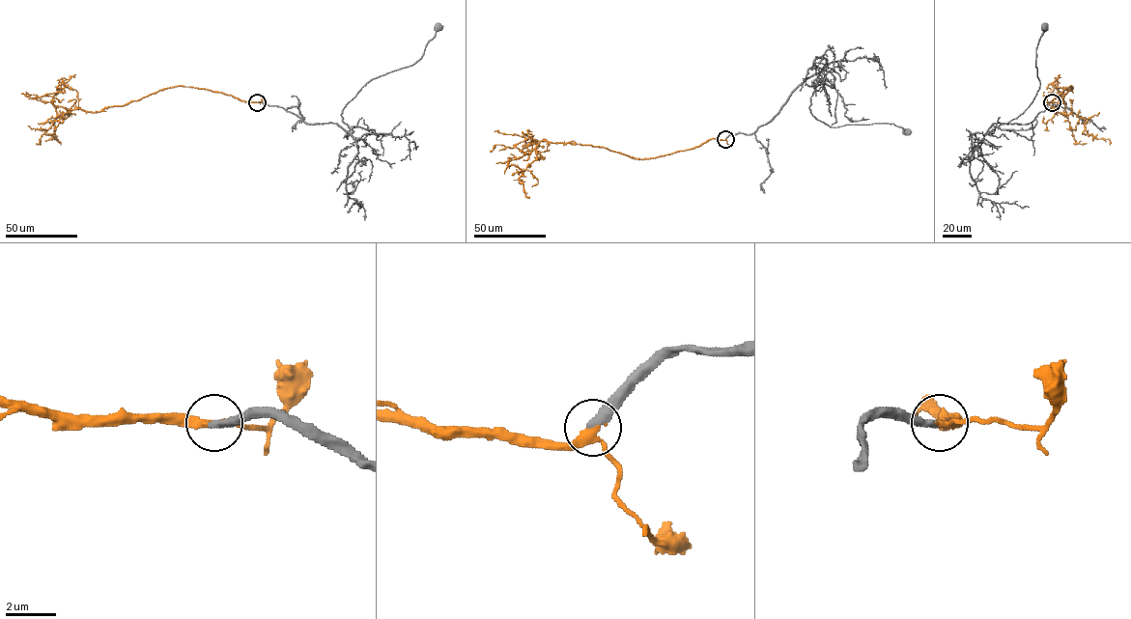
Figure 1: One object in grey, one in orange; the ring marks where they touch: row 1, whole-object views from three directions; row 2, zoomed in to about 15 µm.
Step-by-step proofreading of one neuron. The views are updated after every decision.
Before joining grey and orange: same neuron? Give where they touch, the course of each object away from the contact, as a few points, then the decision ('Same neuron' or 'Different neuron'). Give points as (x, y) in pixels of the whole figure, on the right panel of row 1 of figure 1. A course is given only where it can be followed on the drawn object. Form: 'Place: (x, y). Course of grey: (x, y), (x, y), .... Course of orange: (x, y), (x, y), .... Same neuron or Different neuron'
Place: (1052, 102). Course of grey: (1052, 102), (1032, 122), (994, 123), (987, 132), (1017, 118), (1035, 96), (1040, 82), (1036, 48), (1045, 27). Course of orange: (1052, 102), (1071, 86), (1056, 112), (1054, 109), (1075, 113), (1084, 120), (1088, 134), (1108, 138), (1109, 144). Same neuron

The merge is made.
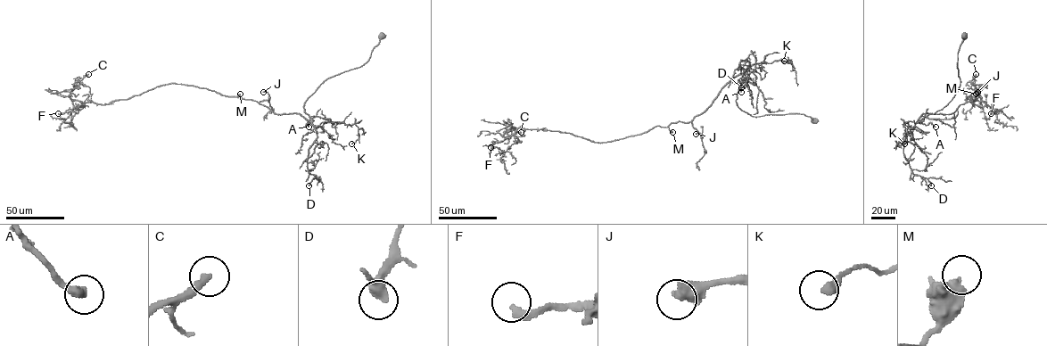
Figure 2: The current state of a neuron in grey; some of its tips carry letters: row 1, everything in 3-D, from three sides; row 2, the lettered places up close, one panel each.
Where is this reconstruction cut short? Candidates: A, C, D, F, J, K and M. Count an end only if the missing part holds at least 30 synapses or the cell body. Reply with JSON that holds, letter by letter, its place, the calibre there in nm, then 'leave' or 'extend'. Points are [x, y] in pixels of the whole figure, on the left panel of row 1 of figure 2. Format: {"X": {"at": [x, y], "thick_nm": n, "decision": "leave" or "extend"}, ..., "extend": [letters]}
{"A": {"at": [309, 127], "thick_nm": 360, "decision": "leave"}, "C": {"at": [88, 74], "thick_nm": 240, "decision": "leave"}, "D": {"at": [309, 185], "thick_nm": 320, "decision": "leave"}, "F": {"at": [58, 113], "thick_nm": 280, "decision": "leave"}, "J": {"at": [263, 92], "thick_nm": 500, "decision": "extend"}, "K": {"at": [351, 144], "thick_nm": 320, "decision": "leave"}, "M": {"at": [240, 94], "thick_nm": 360, "decision": "leave"}, "extend": ["J"]}

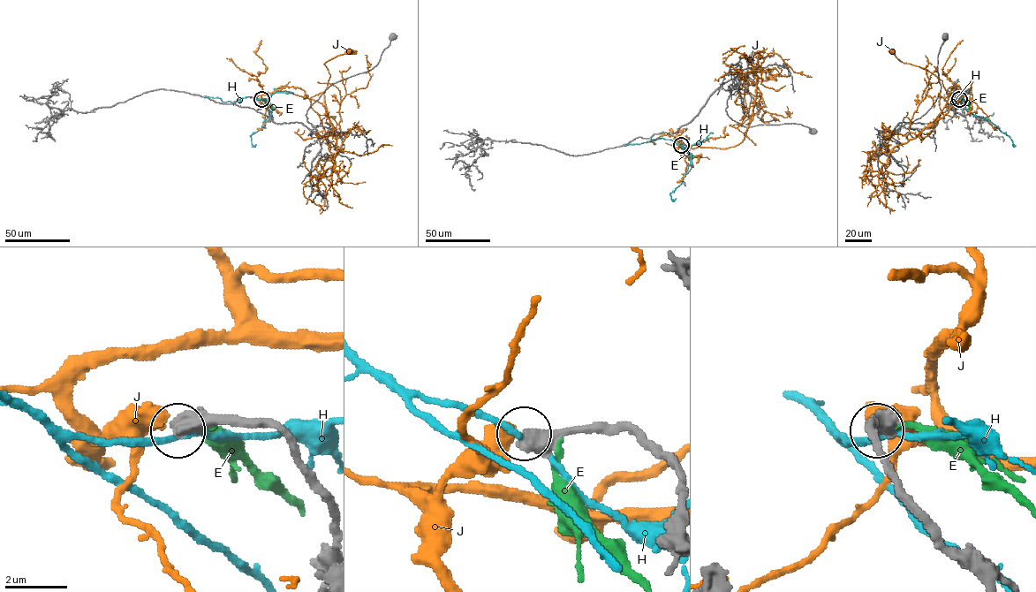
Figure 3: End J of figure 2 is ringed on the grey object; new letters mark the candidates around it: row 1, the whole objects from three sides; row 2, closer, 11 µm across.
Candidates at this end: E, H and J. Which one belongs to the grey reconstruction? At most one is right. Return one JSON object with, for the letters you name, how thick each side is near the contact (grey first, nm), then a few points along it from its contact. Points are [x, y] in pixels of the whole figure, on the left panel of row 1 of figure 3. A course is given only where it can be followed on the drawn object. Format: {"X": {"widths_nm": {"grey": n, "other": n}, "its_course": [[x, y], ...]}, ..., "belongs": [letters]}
{"belongs": []}

